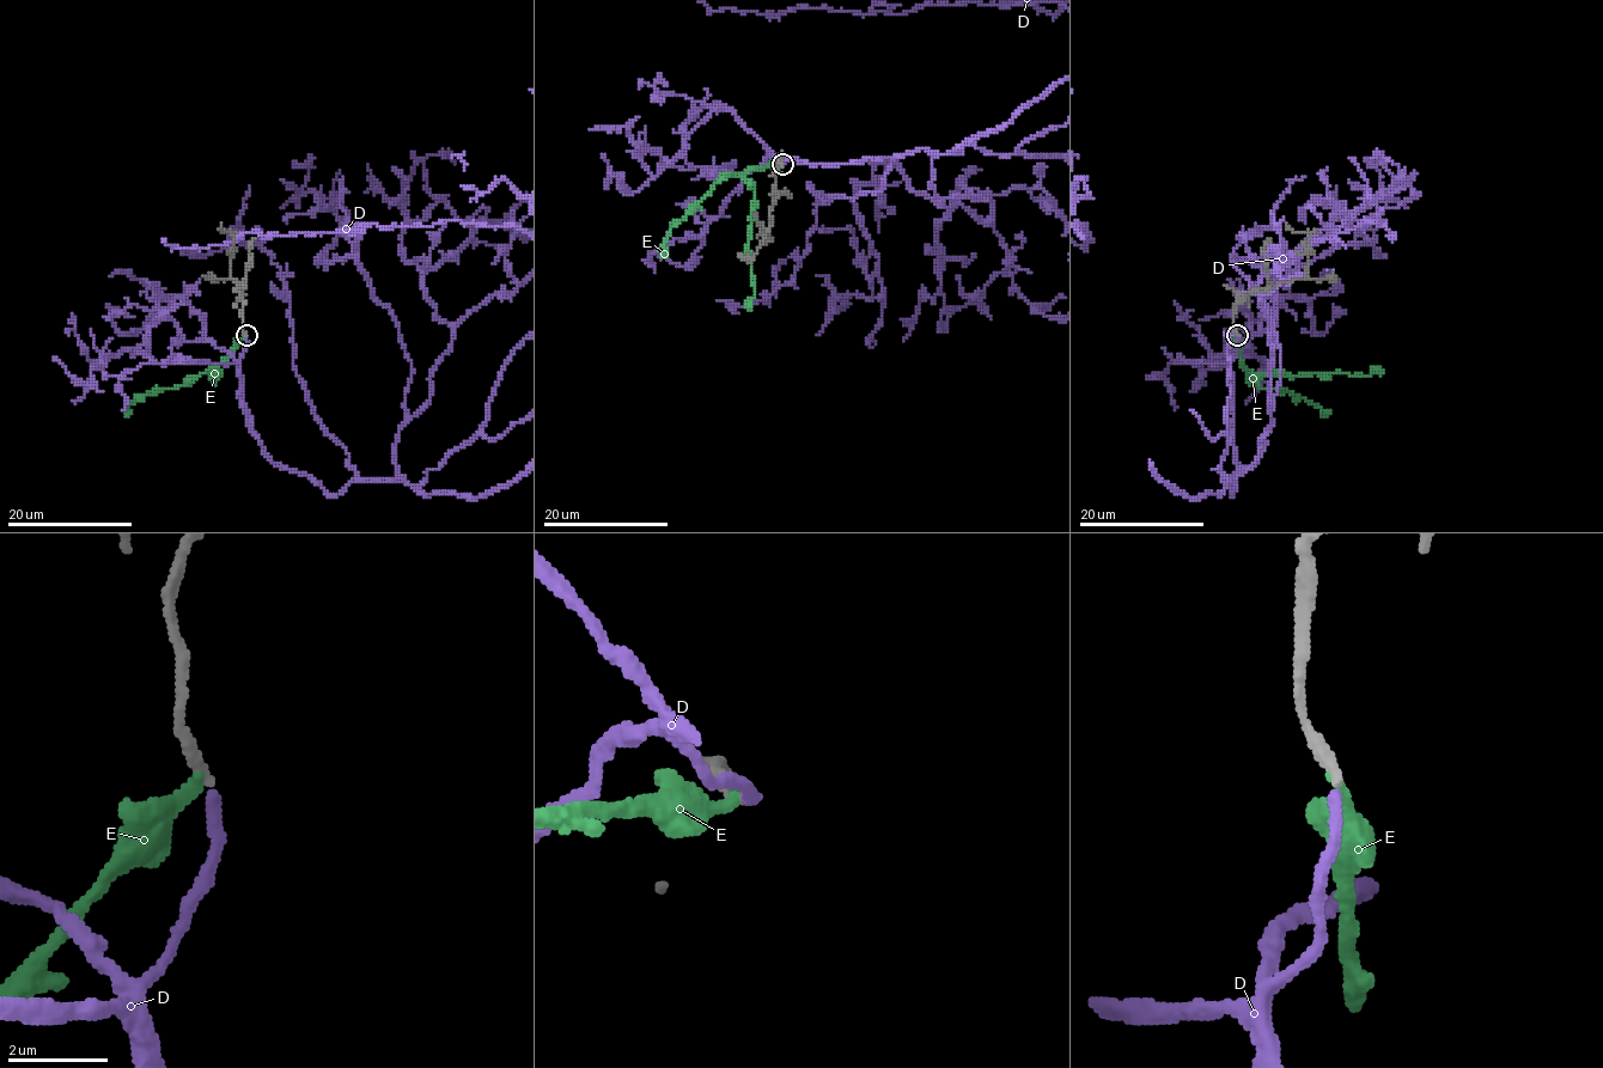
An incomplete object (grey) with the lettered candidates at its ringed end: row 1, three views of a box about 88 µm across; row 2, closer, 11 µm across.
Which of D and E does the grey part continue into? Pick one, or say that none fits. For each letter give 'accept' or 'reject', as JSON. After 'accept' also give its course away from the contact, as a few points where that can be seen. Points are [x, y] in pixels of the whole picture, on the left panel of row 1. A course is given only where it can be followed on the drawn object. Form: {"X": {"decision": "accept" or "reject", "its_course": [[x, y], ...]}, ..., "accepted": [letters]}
{"D": {"decision": "accept"}, "E": {"decision": "reject"}, "accepted": ["D"]}

